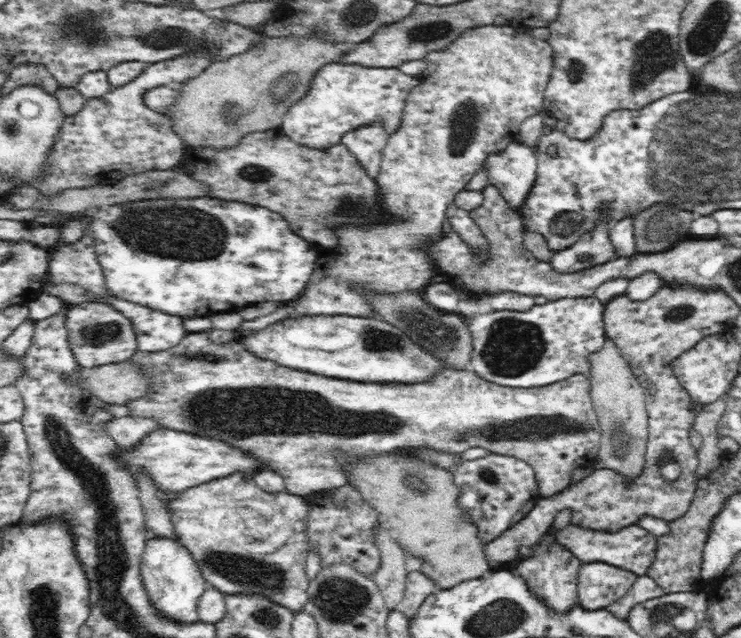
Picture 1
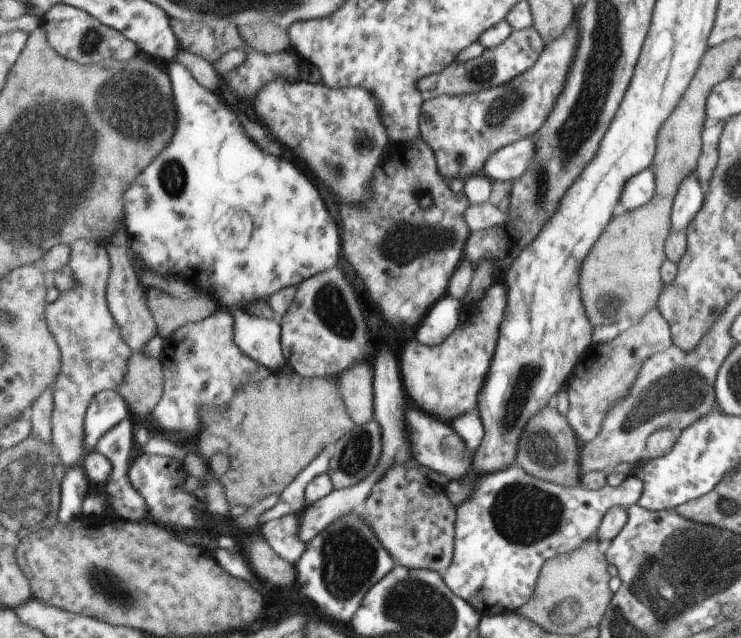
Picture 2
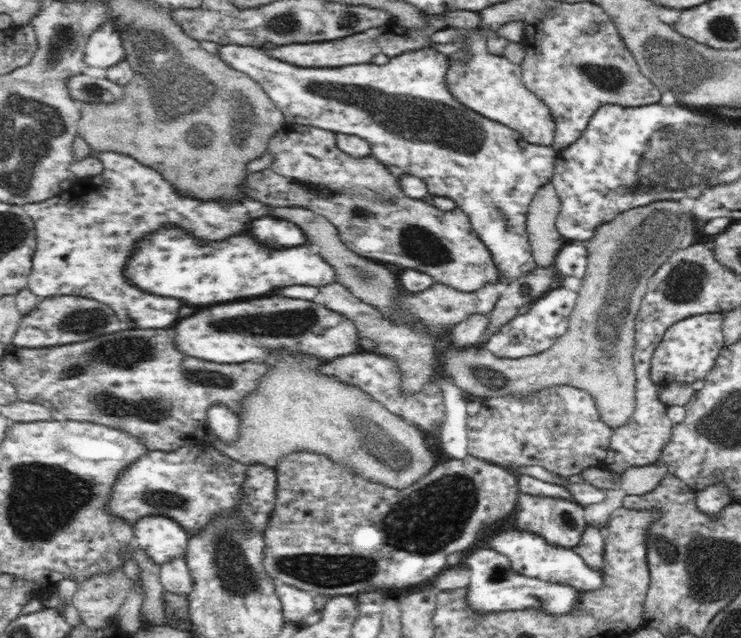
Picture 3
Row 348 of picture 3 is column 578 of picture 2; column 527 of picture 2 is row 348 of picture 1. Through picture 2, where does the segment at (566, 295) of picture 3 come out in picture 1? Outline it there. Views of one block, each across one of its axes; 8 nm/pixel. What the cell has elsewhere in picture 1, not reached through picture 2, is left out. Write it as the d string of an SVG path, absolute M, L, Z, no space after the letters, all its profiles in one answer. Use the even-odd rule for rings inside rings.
M565 298L548 301L542 305L534 305L526 312L496 311L477 314L464 318L468 333L471 335L471 357L467 370L475 372L488 382L500 386L534 388L546 386L574 374L591 375L592 355L605 346L607 338L605 331L604 310L598 298Z

